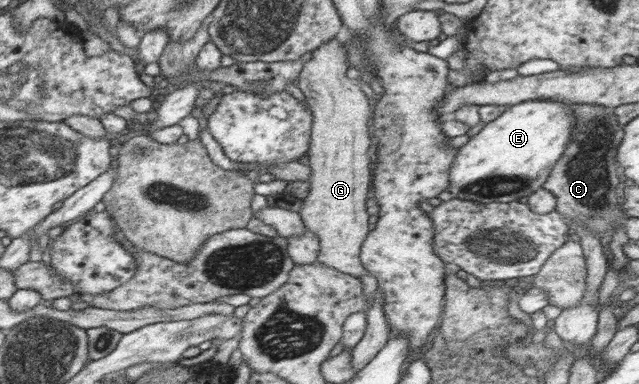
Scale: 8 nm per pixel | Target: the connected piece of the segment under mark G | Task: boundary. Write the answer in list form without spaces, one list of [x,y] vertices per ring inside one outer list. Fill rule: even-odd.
[[[333,37],[330,41],[319,45],[303,61],[298,87],[305,95],[306,102],[312,110],[312,131],[308,153],[304,161],[311,167],[309,194],[302,202],[299,210],[302,221],[307,229],[319,238],[320,251],[318,261],[335,269],[339,273],[347,273],[361,278],[369,272],[360,261],[360,248],[369,234],[370,214],[366,211],[366,200],[371,195],[373,160],[375,156],[371,150],[371,133],[369,120],[372,118],[369,98],[354,79],[347,77],[348,54],[346,46]]]

